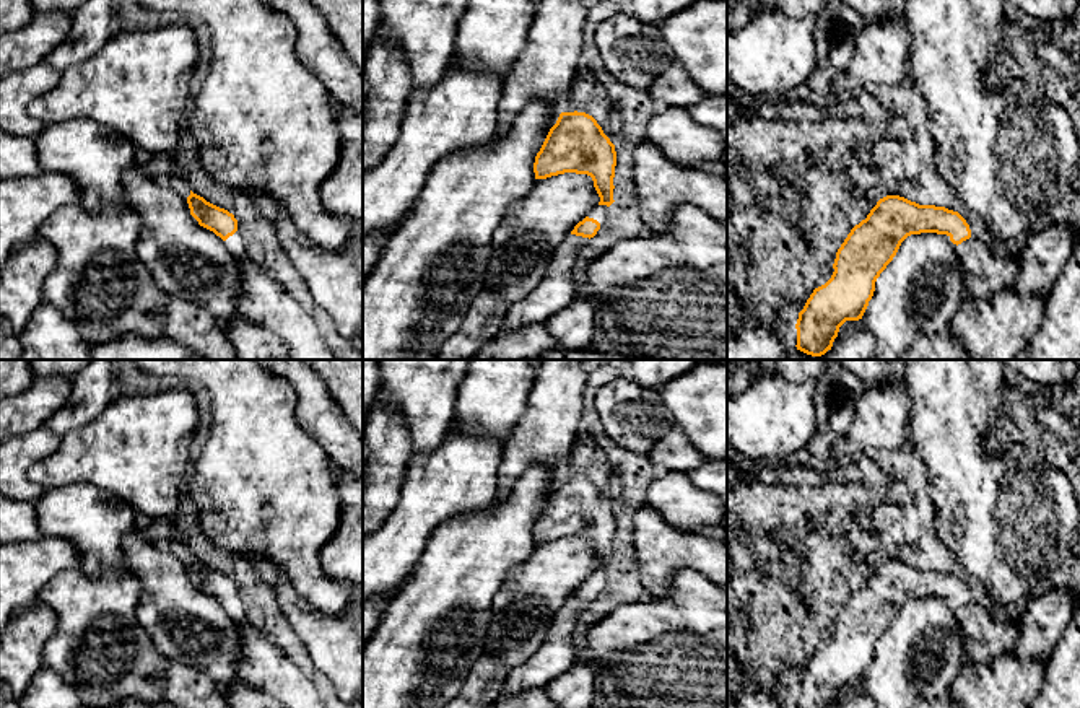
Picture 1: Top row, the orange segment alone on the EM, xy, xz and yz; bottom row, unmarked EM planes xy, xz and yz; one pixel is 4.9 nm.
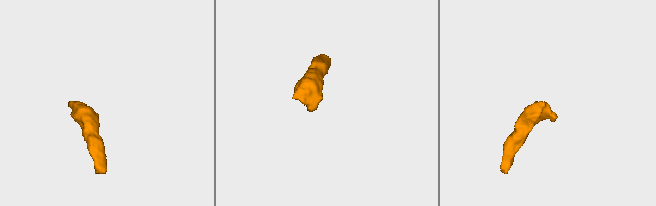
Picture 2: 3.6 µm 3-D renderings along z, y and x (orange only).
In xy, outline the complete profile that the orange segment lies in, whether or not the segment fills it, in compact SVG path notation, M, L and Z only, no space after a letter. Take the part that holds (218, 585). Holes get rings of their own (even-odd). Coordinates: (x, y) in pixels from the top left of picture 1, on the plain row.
M192 555L187 562L187 568L190 579L198 586L198 589L220 601L233 618L239 620L246 617L244 604L237 596L237 584L233 578L207 566Z

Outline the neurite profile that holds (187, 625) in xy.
M138 529L124 540L125 566L142 584L137 618L158 651L200 671L218 687L242 680L242 628L190 579L181 552L163 552Z

